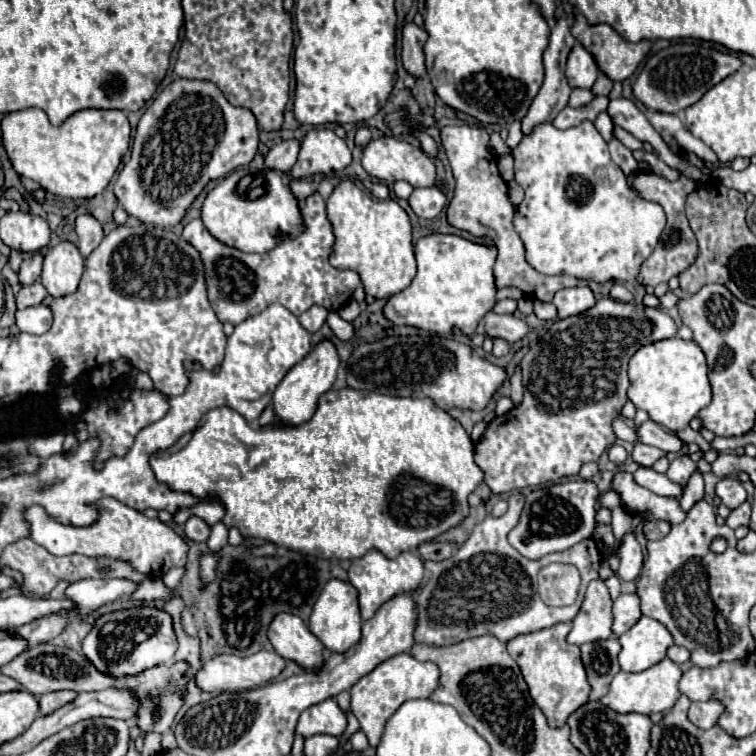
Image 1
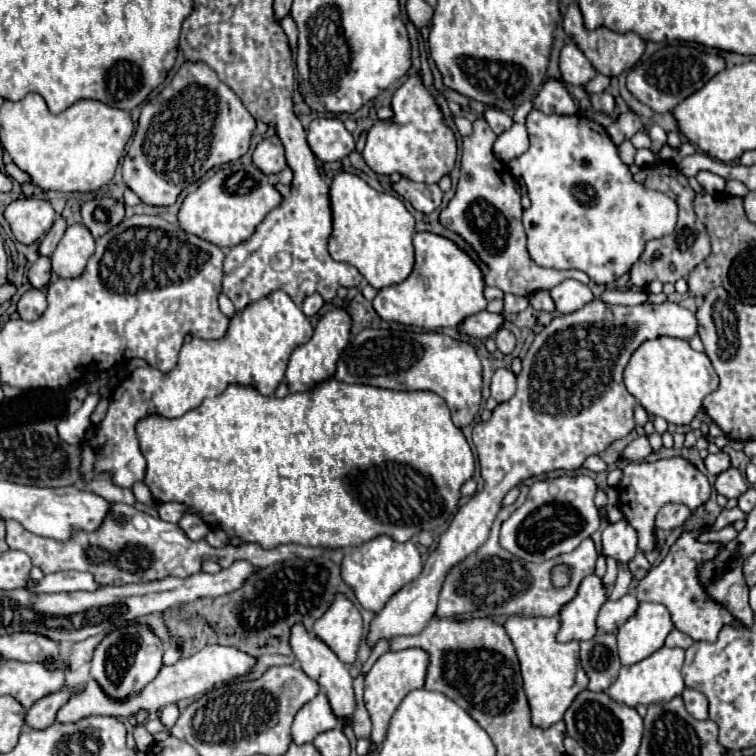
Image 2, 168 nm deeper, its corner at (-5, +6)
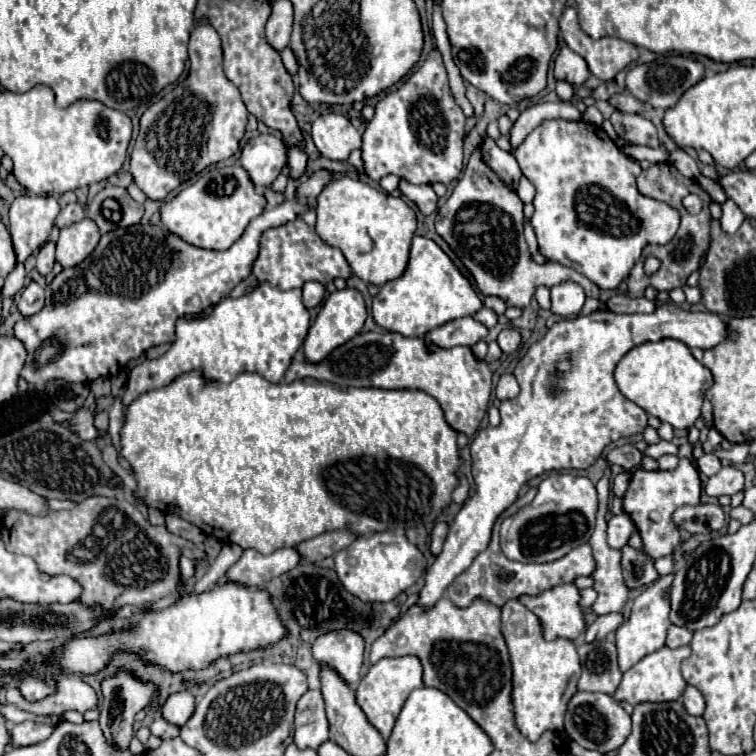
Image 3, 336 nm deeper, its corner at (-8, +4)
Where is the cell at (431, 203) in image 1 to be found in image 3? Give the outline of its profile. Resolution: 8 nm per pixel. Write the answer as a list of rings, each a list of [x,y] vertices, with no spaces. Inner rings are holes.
[[[401,180],[399,190],[417,204],[417,208],[421,210],[421,214],[433,214],[437,210],[437,194],[433,192],[433,188],[427,186],[417,186],[417,184],[409,184],[407,180]]]

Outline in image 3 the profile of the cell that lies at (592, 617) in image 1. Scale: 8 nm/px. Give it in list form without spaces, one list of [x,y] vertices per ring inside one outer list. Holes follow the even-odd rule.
[[[563,584],[539,596],[521,596],[519,600],[539,616],[545,640],[575,640],[585,634],[585,608],[581,606],[581,590],[575,584]]]

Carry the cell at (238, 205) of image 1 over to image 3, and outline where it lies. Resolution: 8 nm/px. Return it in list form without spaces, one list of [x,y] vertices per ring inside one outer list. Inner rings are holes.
[[[221,162],[203,170],[195,184],[181,190],[171,202],[165,202],[161,208],[161,222],[169,232],[193,246],[227,250],[243,236],[249,222],[257,218],[265,206],[265,196],[255,190],[245,168],[241,168],[239,162]]]

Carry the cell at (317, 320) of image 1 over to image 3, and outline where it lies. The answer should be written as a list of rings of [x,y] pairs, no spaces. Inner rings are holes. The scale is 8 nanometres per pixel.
[[[307,282],[303,286],[303,304],[305,304],[305,308],[311,310],[317,304],[321,304],[323,302],[323,294],[325,294],[325,288],[319,282]]]

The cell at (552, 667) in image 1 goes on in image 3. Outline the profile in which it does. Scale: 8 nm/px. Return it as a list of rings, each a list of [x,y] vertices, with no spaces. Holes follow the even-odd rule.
[[[509,600],[501,614],[501,632],[513,664],[513,706],[517,728],[531,742],[539,740],[547,730],[563,732],[563,716],[569,700],[577,692],[577,680],[581,676],[577,646],[563,638],[547,642],[541,636],[541,620],[537,620],[537,616],[533,616],[533,612],[529,612],[519,600]]]

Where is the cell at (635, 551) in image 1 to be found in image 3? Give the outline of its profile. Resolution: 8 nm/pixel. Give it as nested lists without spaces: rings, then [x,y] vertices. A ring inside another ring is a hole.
[[[625,512],[609,518],[609,522],[607,522],[607,542],[609,542],[611,548],[621,550],[633,534],[635,534],[635,524]]]

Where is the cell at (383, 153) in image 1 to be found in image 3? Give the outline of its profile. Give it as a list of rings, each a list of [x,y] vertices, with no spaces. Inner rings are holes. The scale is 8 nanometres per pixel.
[[[431,50],[411,78],[407,78],[401,88],[387,92],[375,106],[375,116],[367,122],[361,146],[365,174],[373,180],[397,174],[411,184],[441,182],[447,186],[463,168],[463,136],[465,114],[451,96],[439,50]]]

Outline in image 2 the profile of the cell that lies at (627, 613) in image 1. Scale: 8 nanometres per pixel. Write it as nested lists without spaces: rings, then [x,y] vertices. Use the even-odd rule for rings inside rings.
[[[626,594],[620,600],[606,600],[598,612],[596,626],[602,632],[616,632],[638,608],[638,600],[634,594]]]

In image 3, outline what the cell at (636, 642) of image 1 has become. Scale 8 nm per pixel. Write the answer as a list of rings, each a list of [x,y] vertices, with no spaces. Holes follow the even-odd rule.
[[[667,574],[667,576],[661,576],[649,588],[645,588],[635,598],[631,616],[617,628],[617,652],[619,652],[621,672],[629,670],[641,658],[645,658],[647,654],[665,646],[665,636],[667,636],[667,628],[671,626],[671,620],[669,620],[669,604],[663,598],[663,590],[667,590],[667,586],[671,586],[671,582],[673,582],[673,574]]]

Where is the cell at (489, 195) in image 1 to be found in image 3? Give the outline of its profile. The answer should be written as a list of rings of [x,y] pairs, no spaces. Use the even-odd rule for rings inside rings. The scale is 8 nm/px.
[[[477,146],[471,152],[467,168],[463,172],[463,178],[457,182],[453,194],[449,196],[449,200],[441,206],[441,210],[437,214],[435,228],[437,228],[437,234],[453,248],[453,252],[461,258],[461,262],[473,274],[481,294],[485,294],[485,296],[499,296],[501,300],[505,300],[507,306],[527,308],[531,304],[531,298],[535,296],[535,288],[537,286],[553,288],[553,284],[561,284],[561,282],[567,282],[567,280],[573,280],[573,282],[581,284],[587,296],[599,298],[599,288],[589,278],[585,278],[583,274],[579,274],[579,272],[575,272],[571,268],[565,268],[565,266],[561,266],[557,262],[553,262],[553,264],[535,264],[531,260],[531,254],[529,254],[529,248],[527,248],[527,242],[525,242],[525,236],[523,236],[523,202],[487,166],[487,162],[481,156],[481,146]]]

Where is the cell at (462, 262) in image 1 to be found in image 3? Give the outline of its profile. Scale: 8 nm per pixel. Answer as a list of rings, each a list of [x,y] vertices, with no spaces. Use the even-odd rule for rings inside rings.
[[[415,236],[407,270],[401,278],[381,286],[373,298],[373,318],[381,328],[399,332],[403,336],[425,336],[433,328],[451,320],[473,316],[483,306],[473,284],[461,274],[453,260],[429,238]]]

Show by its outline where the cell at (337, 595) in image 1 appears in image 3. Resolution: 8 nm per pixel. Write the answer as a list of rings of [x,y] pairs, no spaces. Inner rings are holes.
[[[327,632],[319,636],[313,644],[313,658],[319,664],[327,664],[341,674],[341,678],[355,686],[359,682],[359,672],[363,664],[365,640],[361,640],[361,632]]]

